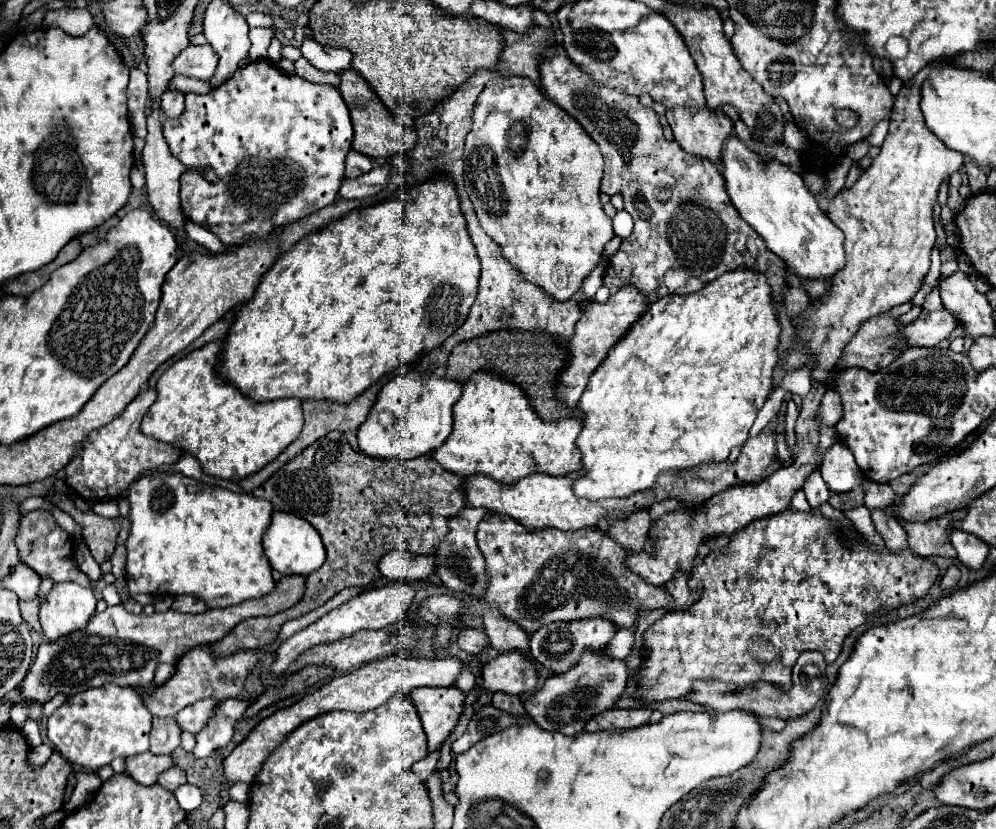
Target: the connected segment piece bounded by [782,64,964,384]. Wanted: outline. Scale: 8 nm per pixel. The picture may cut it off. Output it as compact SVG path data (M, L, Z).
M932 64L922 68L906 86L902 86L894 102L890 130L882 144L882 152L852 188L844 188L828 204L828 218L846 236L846 264L830 278L832 288L828 296L824 294L814 300L808 310L796 316L796 340L782 358L782 368L786 372L794 372L808 362L814 362L812 378L826 384L844 354L844 346L858 332L860 324L872 316L890 312L898 304L910 302L922 288L930 268L930 250L936 242L932 208L938 188L946 176L964 164L960 152L938 146L938 136L928 130L918 108L920 86L930 70Z

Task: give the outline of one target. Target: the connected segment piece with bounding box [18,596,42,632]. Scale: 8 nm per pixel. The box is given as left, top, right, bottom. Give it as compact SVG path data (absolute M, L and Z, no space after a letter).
M34 596L32 600L18 600L18 606L20 606L20 612L22 612L22 618L36 630L36 632L42 632L40 630L40 624L38 624L38 596Z

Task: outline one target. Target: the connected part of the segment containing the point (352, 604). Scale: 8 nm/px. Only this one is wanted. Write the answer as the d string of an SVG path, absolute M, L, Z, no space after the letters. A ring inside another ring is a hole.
M392 582L390 586L380 586L380 588L370 588L364 590L362 594L358 594L356 598L344 602L342 606L330 610L328 614L324 614L320 620L316 620L314 624L306 626L304 630L296 632L294 636L290 636L288 640L284 640L280 644L280 648L276 650L276 660L272 664L272 670L276 674L284 672L294 660L298 660L298 656L306 650L310 650L316 644L326 644L326 642L334 642L334 640L342 640L346 636L352 636L358 630L378 630L384 626L390 626L394 622L398 622L400 618L406 616L406 612L412 606L414 600L414 588L406 582Z

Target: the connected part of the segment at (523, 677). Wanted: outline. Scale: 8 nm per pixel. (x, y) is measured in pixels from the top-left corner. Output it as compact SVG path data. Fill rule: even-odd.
M518 652L500 654L494 660L488 660L482 668L482 690L496 694L506 692L520 696L536 688L538 676L534 662Z

